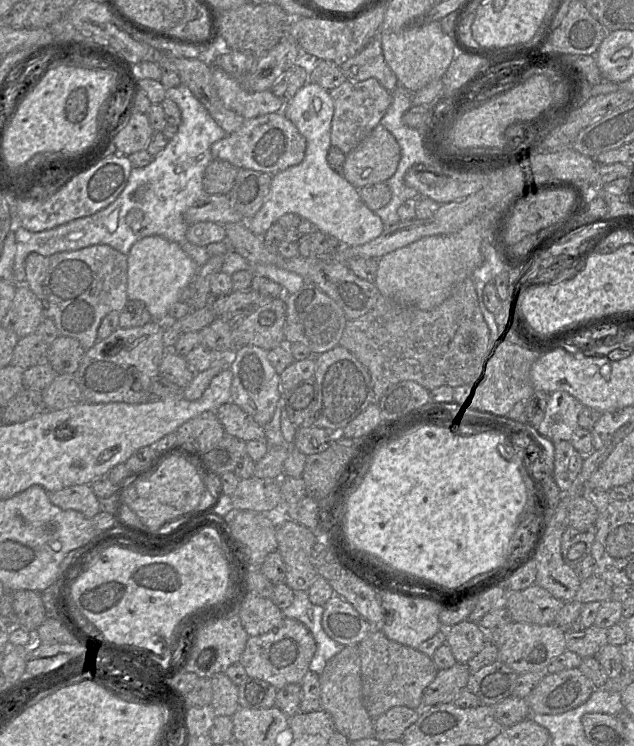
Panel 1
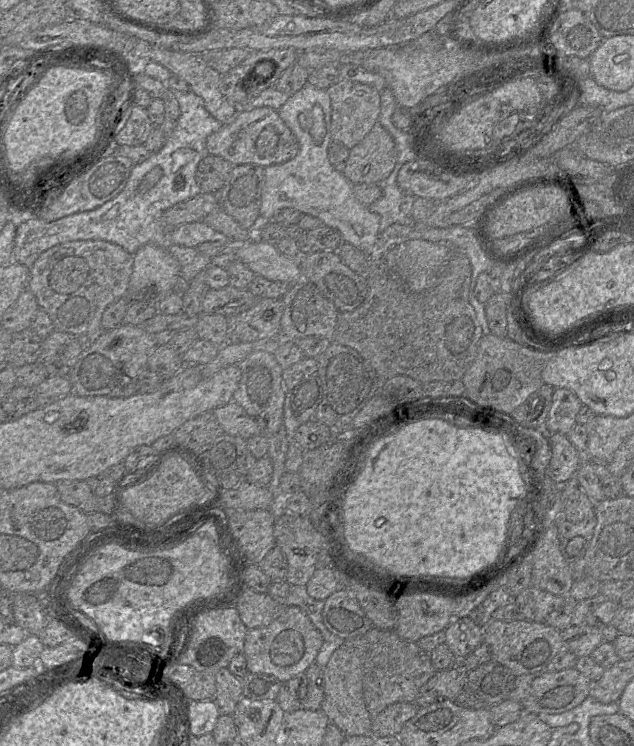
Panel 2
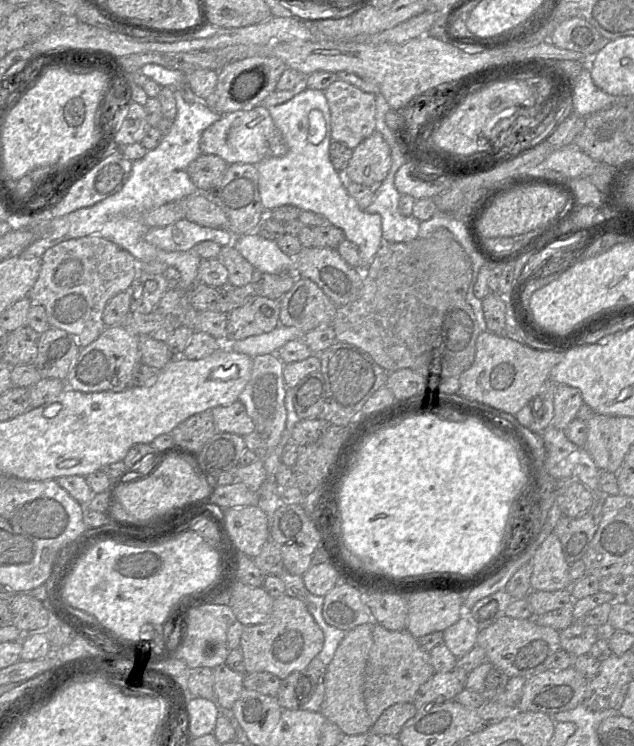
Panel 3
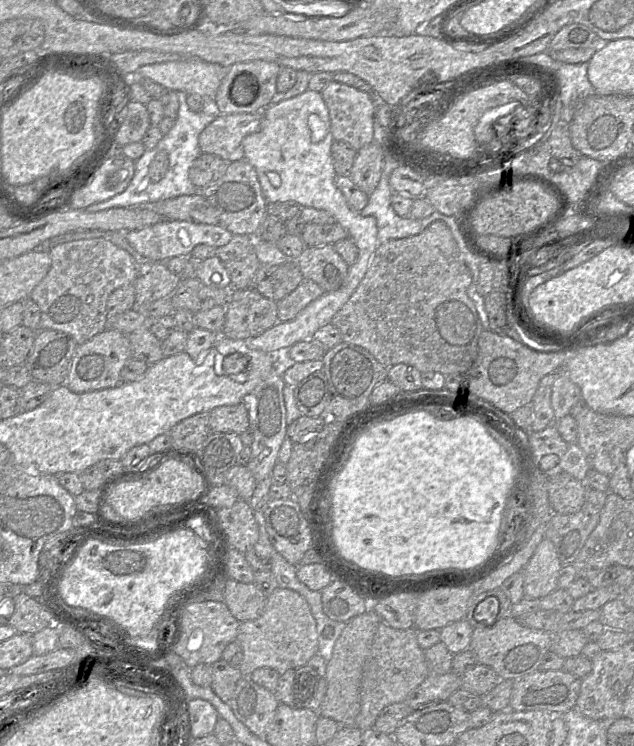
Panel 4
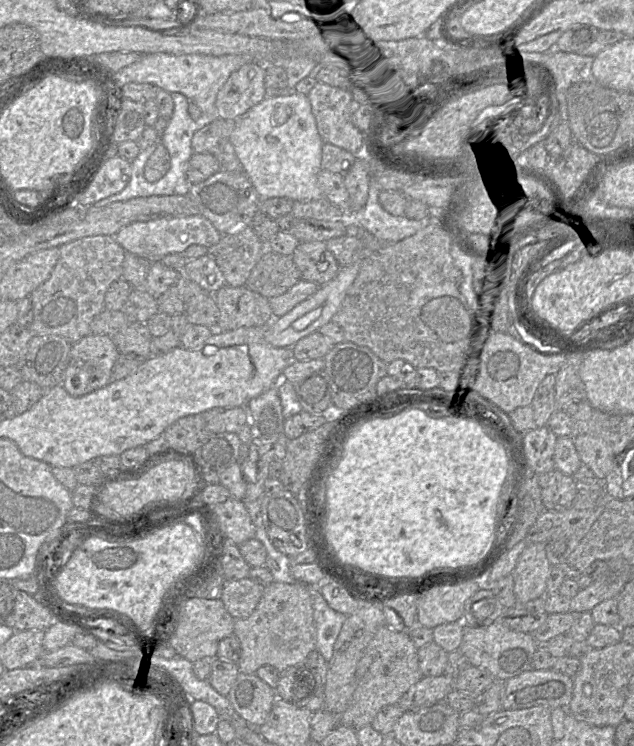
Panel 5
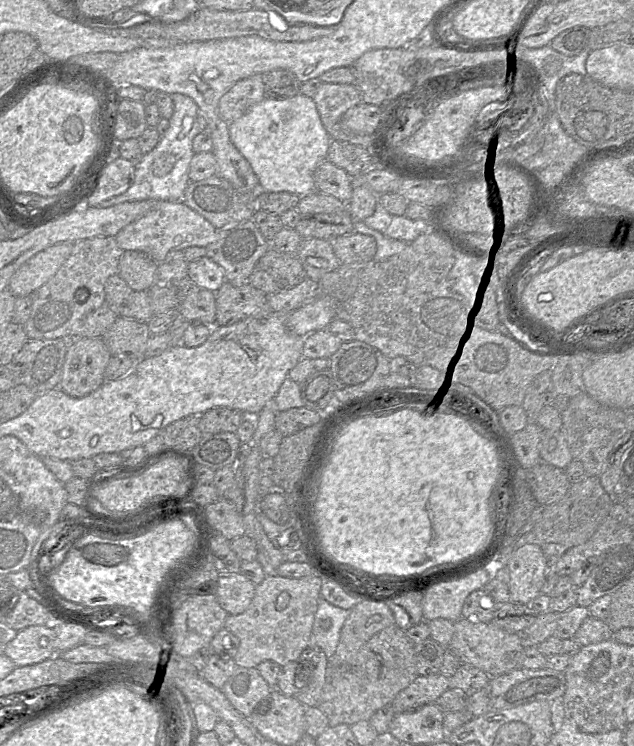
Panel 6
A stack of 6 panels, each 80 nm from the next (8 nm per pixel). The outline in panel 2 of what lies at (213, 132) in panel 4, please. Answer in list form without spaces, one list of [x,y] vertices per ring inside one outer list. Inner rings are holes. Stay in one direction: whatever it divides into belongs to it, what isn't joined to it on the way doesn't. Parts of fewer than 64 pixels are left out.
[[[270,107],[241,109],[229,124],[224,124],[206,140],[208,154],[222,157],[233,165],[255,164],[267,167],[284,163],[299,152],[299,143],[290,128]]]

